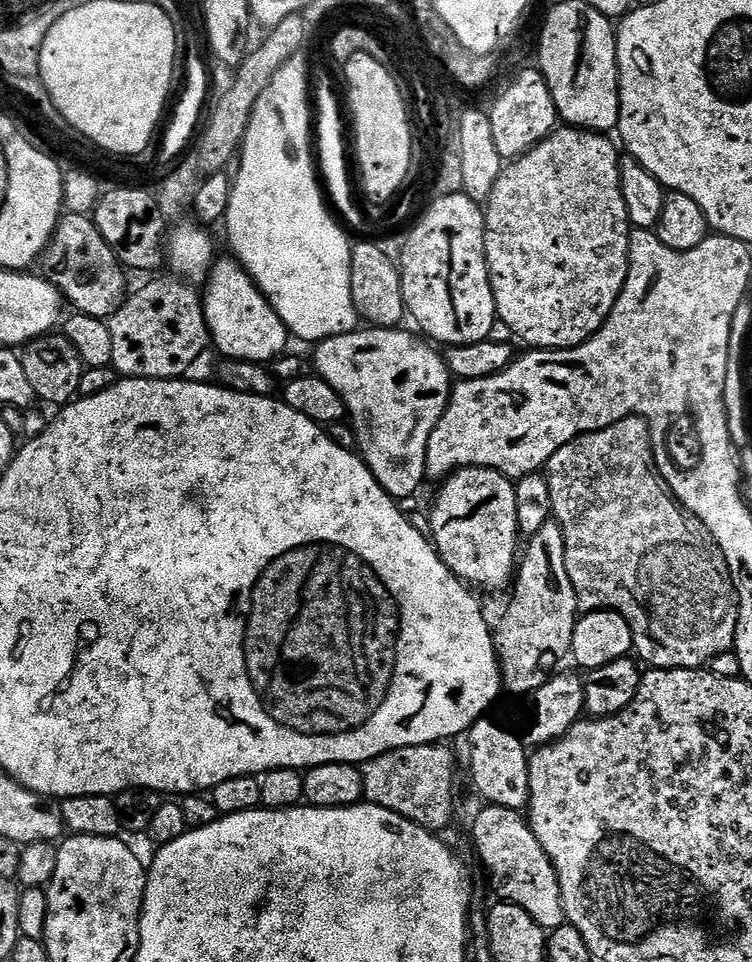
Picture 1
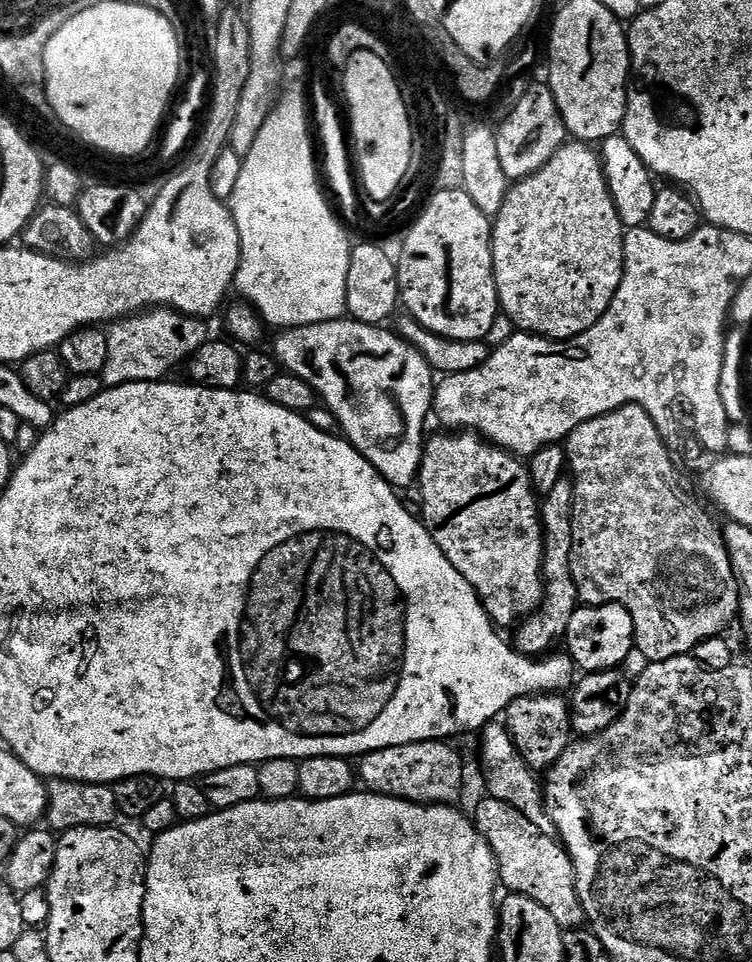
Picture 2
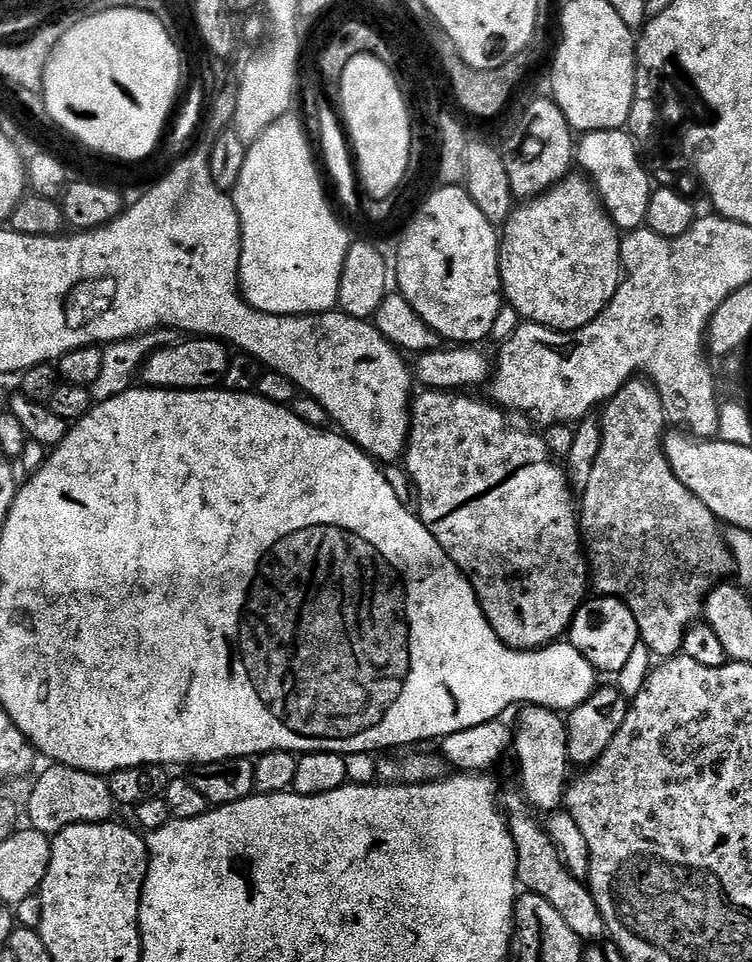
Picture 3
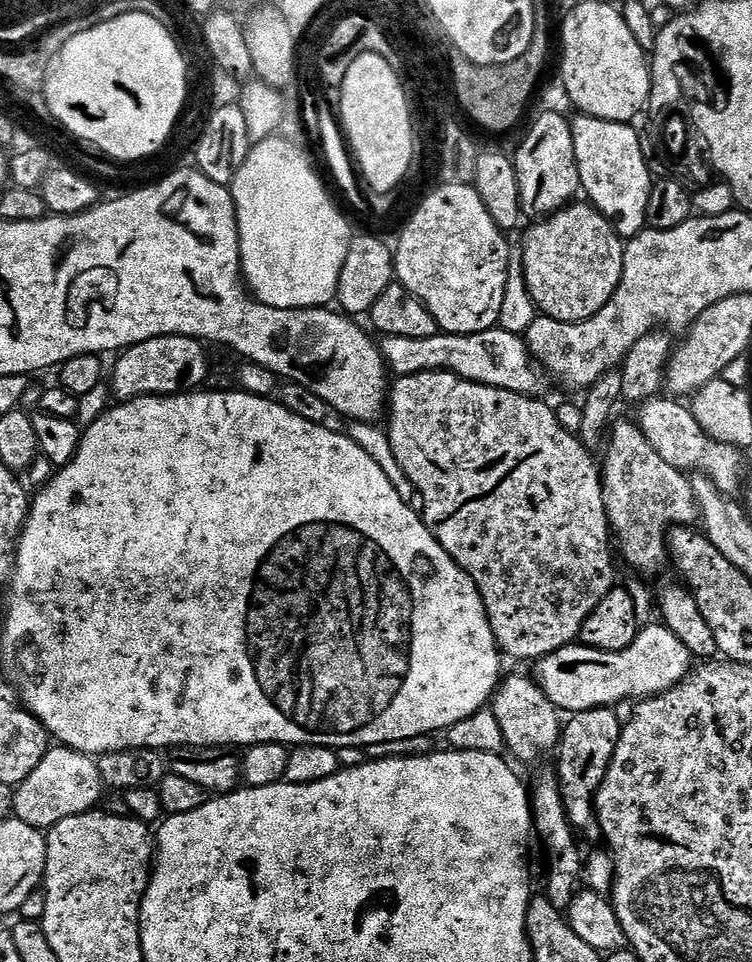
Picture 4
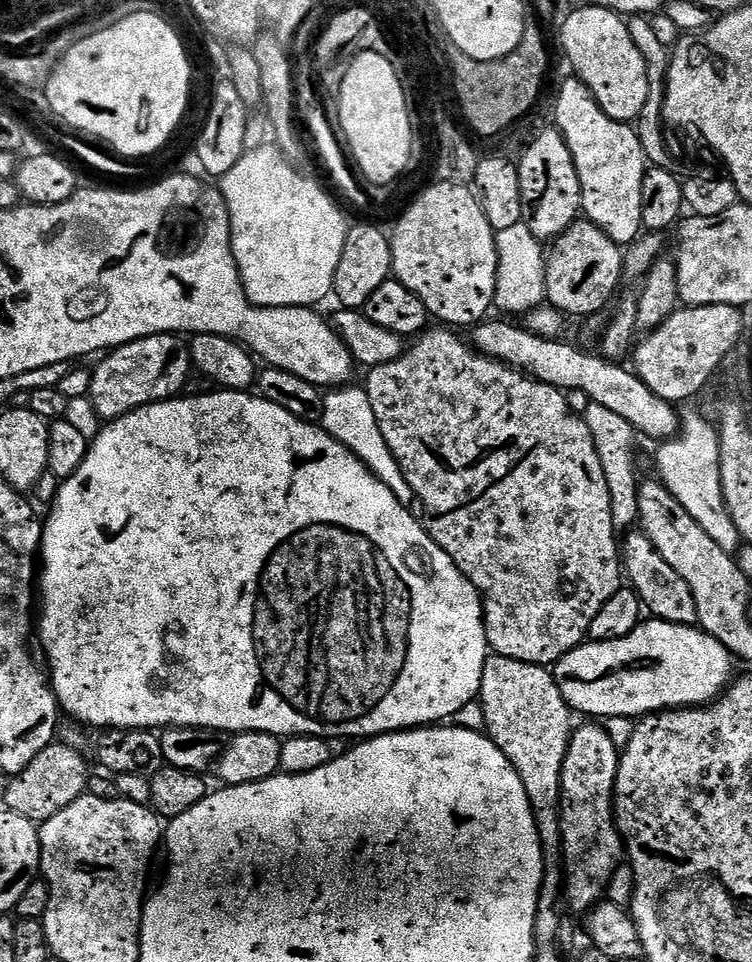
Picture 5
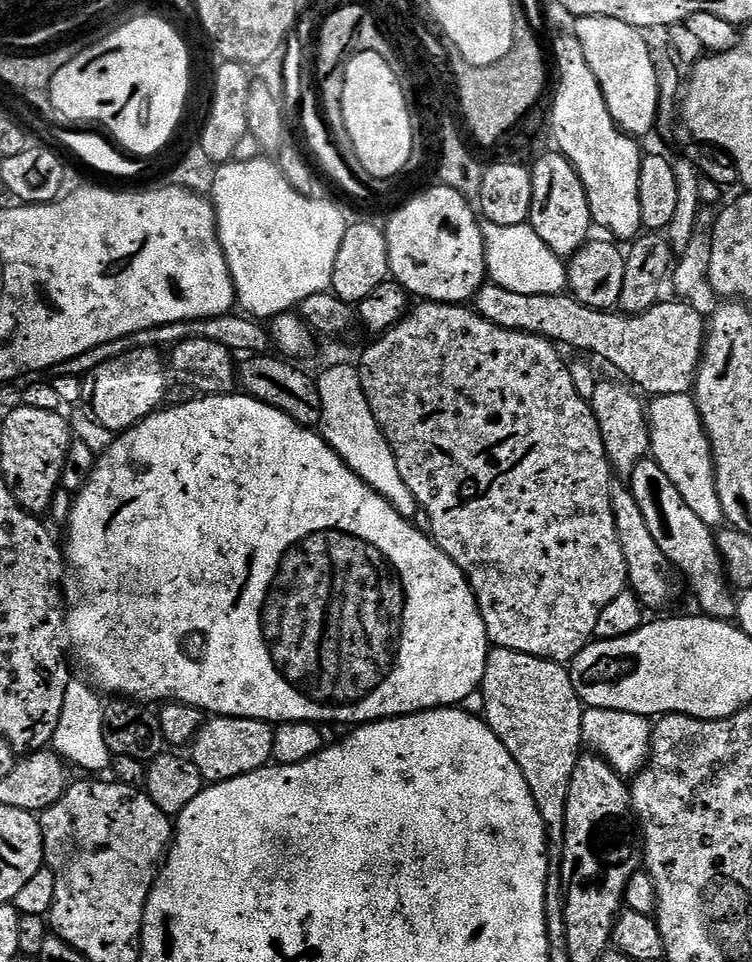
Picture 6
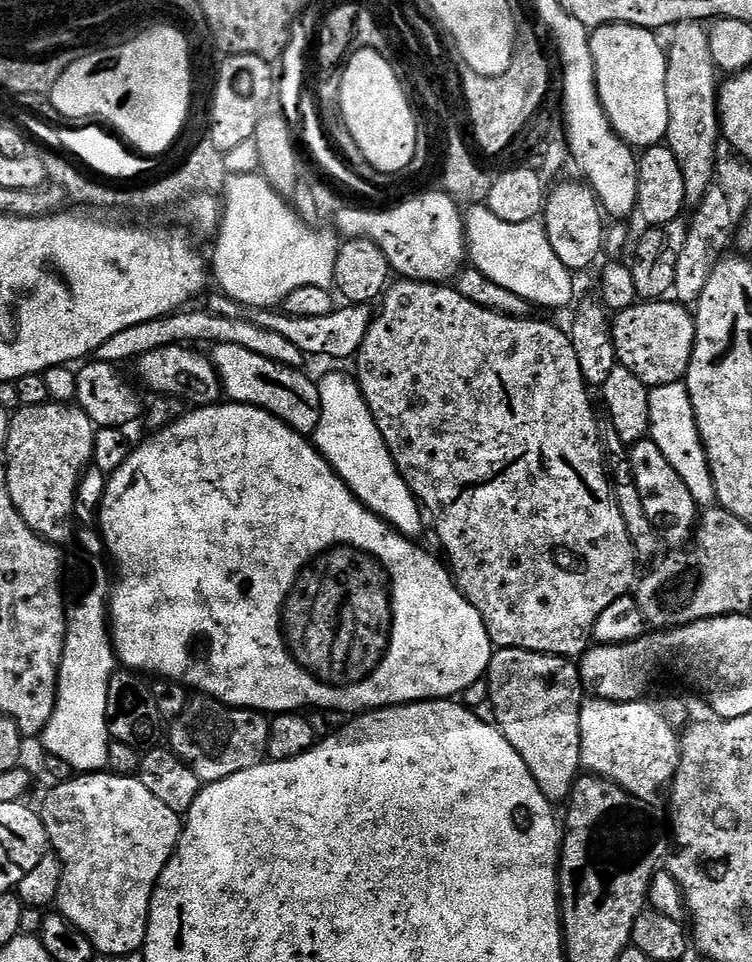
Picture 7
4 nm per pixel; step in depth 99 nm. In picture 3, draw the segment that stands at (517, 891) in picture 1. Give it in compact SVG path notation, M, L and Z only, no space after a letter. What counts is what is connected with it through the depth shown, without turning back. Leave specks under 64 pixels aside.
M523 795L503 797L502 811L508 821L508 832L516 847L516 878L527 891L536 896L546 898L562 918L566 918L566 926L574 930L581 940L596 942L605 935L602 914L598 910L598 902L594 902L592 891L583 879L575 877L564 865L560 851L552 843L545 832L545 825L536 821L533 809Z

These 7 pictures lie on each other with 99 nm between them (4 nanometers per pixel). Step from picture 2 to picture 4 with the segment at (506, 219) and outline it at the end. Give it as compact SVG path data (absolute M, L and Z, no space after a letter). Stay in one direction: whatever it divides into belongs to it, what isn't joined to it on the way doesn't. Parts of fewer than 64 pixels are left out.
M573 202L552 216L535 221L536 224L524 236L524 281L530 290L530 298L543 315L561 320L567 324L588 320L618 290L618 282L624 273L625 241L610 226L610 222L596 208L587 202Z

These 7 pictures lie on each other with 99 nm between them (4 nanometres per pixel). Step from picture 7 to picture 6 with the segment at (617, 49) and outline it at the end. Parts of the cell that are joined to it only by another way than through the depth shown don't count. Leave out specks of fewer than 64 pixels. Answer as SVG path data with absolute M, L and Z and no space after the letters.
M582 16L575 21L574 31L578 42L582 42L582 54L586 54L586 62L590 62L590 70L594 70L594 78L598 78L598 86L602 86L602 94L606 98L606 106L614 118L614 122L622 131L633 138L640 138L656 126L656 115L659 108L658 77L655 74L654 53L648 49L644 41L645 33L641 29L630 26L626 22L618 22L618 18L602 18L601 16Z

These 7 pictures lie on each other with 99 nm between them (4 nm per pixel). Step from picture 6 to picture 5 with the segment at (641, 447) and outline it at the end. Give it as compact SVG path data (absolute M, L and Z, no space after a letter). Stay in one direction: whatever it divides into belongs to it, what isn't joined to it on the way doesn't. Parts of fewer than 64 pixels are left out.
M590 402L583 414L584 421L590 429L590 436L594 439L595 450L602 463L602 472L606 475L606 486L610 490L611 517L614 530L618 536L625 535L639 519L638 516L638 488L640 478L637 478L636 468L636 440L638 433L626 418L619 417L614 410L606 406Z

